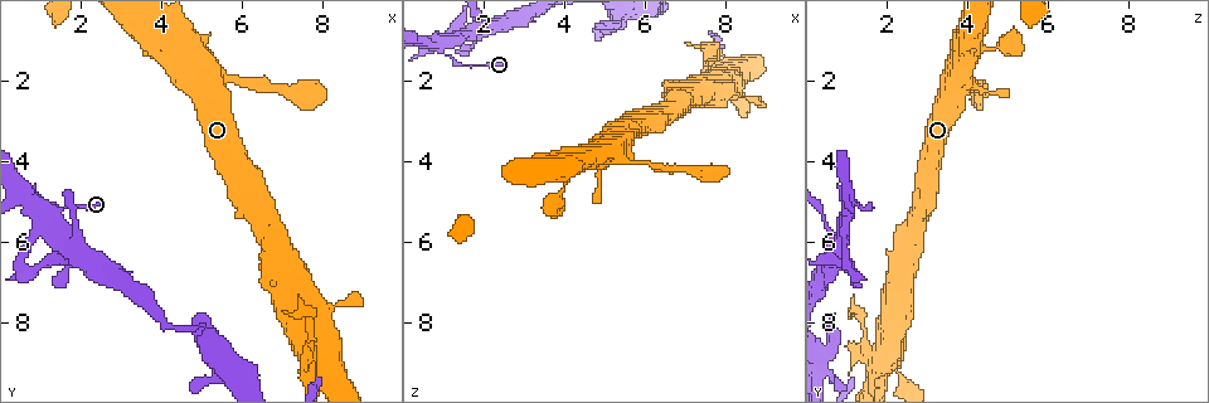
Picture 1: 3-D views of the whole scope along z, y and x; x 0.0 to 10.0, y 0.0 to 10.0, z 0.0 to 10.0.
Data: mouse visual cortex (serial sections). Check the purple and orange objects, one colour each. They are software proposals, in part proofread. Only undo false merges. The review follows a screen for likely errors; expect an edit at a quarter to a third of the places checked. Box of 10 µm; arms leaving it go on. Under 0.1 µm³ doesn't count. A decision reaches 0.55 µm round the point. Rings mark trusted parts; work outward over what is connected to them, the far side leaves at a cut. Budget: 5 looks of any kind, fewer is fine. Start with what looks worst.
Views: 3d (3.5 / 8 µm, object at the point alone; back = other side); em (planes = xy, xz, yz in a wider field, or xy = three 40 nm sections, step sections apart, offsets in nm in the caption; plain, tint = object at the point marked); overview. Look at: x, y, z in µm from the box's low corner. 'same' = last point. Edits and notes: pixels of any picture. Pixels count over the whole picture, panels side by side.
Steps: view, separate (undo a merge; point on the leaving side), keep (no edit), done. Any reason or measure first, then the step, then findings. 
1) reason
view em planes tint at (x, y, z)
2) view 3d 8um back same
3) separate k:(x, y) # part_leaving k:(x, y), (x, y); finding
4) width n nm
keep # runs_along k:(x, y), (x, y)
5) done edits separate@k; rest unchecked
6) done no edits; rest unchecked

sharp bend
view 3d 3.5um at (1.65, 6.20, 0.80)

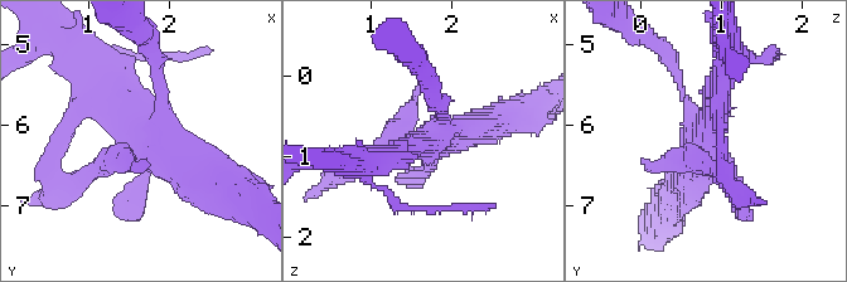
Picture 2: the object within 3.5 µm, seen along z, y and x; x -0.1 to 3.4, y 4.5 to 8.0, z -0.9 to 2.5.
keep # runs_along 2:(98, 72), (168, 161), (211, 180); all the same cell

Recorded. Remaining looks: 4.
a narrow waist
view 3d 8um at (4.00, 1.20, 4.35)

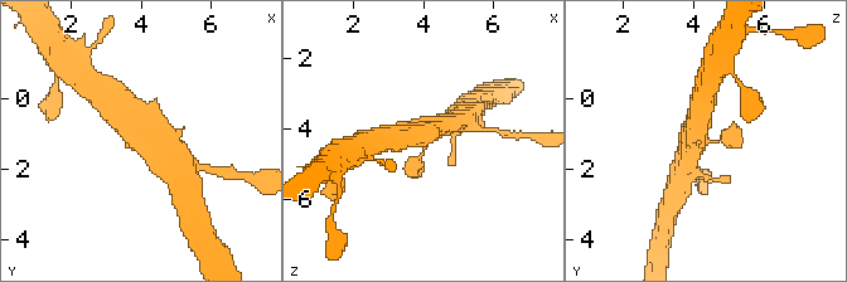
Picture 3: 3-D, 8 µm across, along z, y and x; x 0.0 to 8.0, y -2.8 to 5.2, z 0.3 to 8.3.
view 3d 3.5um same

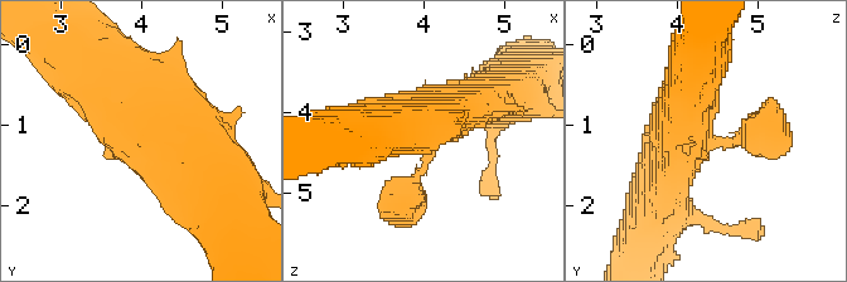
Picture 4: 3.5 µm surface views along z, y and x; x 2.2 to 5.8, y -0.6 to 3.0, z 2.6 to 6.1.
view em planes tint same

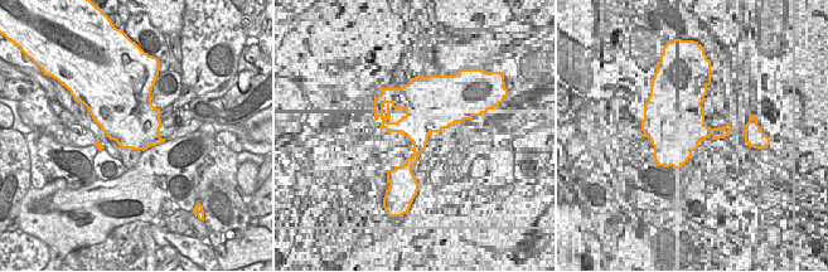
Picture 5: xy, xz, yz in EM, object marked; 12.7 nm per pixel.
width 700 nm
keep # runs_along 4:(218, 193), (98, 69); continuous, no second cell

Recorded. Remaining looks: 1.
done no edits; rest unchecked

